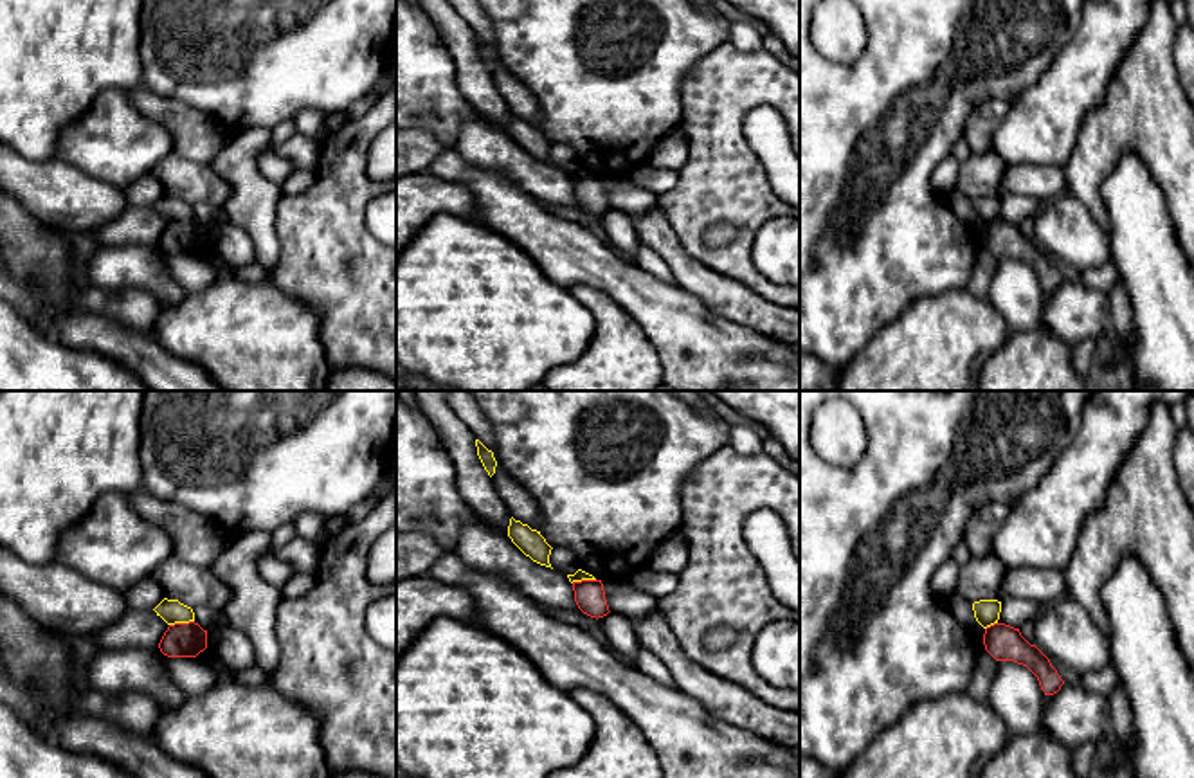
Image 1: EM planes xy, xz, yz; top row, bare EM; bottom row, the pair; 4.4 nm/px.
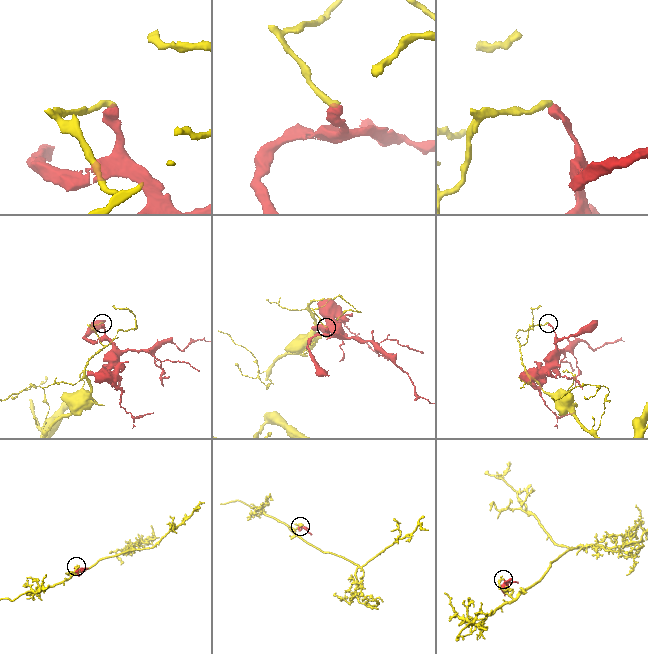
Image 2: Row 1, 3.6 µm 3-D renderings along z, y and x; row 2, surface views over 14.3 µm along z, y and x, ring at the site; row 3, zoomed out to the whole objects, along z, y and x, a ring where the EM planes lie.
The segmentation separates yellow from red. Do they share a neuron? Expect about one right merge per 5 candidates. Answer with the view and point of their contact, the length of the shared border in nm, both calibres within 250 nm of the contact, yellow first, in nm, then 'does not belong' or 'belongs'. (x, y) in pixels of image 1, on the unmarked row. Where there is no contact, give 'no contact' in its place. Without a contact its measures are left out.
meets yellow in xy at (180, 218); contact 110 nm long; 110 nm thick on the yellow side, 160 nm on the other; does not belong

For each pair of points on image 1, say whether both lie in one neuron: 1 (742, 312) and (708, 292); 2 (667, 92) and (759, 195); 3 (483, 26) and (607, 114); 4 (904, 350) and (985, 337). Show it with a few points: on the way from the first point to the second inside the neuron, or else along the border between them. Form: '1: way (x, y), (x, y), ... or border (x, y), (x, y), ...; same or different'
1: way (733, 303), (717, 292); same
2: border (692, 67), (681, 83), (681, 121); different
3: border (488, 18), (494, 29), (496, 54), (508, 72); different
4: way (924, 350), (933, 350), (948, 337), (966, 337); same

